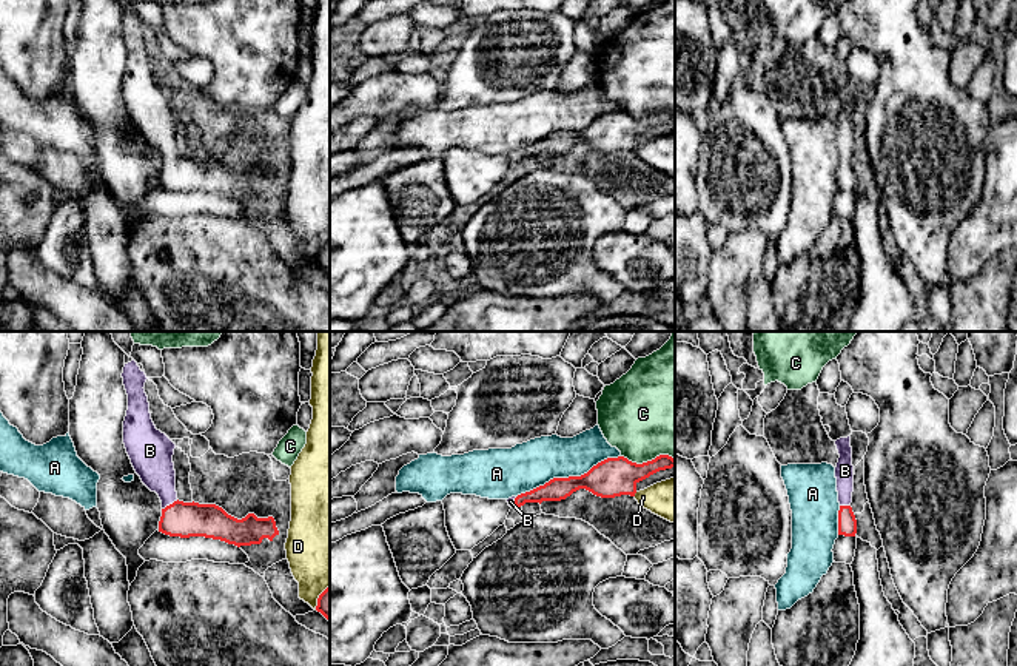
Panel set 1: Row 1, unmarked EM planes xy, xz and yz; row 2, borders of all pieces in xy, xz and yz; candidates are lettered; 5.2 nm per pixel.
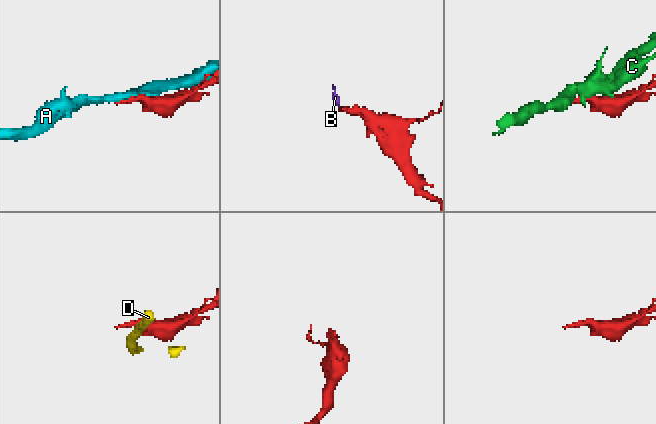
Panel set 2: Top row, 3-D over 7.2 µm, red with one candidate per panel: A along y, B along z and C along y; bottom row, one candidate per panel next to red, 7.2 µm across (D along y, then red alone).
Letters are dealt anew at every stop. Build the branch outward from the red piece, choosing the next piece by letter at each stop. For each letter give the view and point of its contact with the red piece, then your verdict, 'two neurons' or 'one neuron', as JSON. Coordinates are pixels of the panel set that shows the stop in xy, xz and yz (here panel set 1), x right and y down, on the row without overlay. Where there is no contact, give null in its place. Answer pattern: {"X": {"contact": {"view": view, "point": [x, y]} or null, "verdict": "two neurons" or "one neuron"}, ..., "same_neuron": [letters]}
{"A": {"contact": {"view": "xz", "point": [569, 131]}, "verdict": "two neurons"}, "B": {"contact": {"view": "xy", "point": [170, 159]}, "verdict": "one neuron"}, "C": {"contact": {"view": "xz", "point": [647, 116]}, "verdict": "two neurons"}, "D": {"contact": {"view": "xy", "point": [319, 252]}, "verdict": "two neurons"}, "same_neuron": ["B"]}

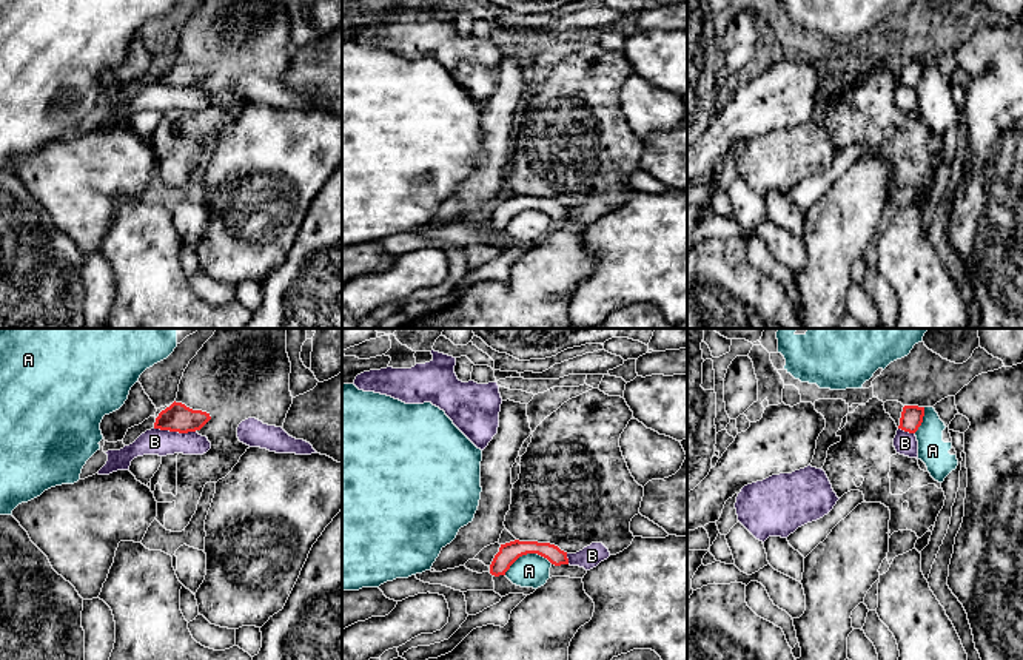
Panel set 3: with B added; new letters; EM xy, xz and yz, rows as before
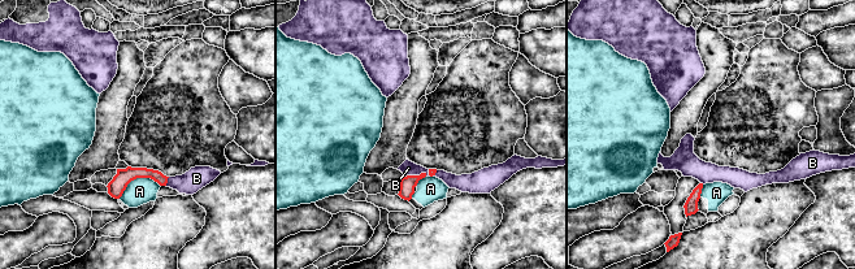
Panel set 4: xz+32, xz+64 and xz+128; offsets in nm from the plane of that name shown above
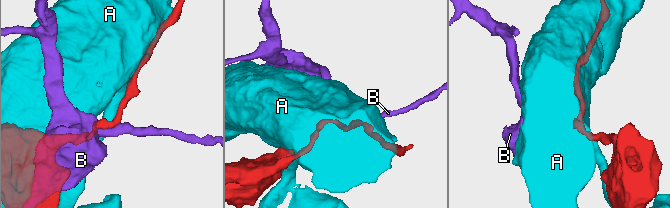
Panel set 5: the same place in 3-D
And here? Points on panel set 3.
{"A": {"contact": {"view": "xz", "point": [527, 207]}, "verdict": "two neurons"}, "B": {"contact": {"view": "xy", "point": [174, 85]}, "verdict": "two neurons"}, "same_neuron": []}

